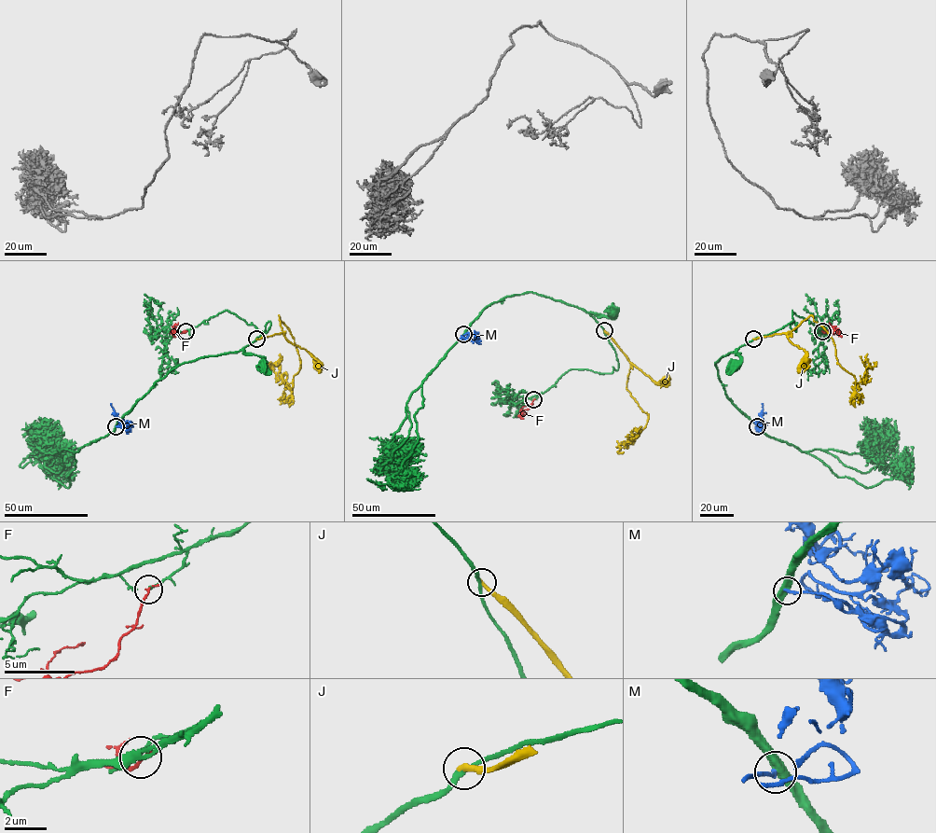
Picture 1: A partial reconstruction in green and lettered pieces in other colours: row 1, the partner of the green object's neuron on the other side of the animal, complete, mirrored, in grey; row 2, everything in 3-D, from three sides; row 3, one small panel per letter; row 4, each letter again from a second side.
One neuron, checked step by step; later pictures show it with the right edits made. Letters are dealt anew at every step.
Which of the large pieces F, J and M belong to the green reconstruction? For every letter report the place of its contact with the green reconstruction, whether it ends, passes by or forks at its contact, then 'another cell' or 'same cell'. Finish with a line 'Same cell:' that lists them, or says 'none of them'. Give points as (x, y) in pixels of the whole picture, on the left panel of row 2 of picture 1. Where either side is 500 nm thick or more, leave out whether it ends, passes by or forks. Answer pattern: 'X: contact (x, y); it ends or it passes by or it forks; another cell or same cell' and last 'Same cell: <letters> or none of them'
F: contact (185, 331); it ends; same cell
J: contact (256, 339); it ends; another cell
M: contact (116, 426); it ends; another cell
Same cell: F

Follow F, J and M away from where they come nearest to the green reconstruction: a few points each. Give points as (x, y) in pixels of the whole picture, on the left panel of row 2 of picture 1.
F: (185, 331), (176, 334), (173, 329), (172, 334), (175, 336)
J: (256, 339), (282, 333), (279, 315), (300, 364), (290, 382), (278, 375), (277, 362), (282, 356)
M: (116, 426), (121, 427), (111, 403)

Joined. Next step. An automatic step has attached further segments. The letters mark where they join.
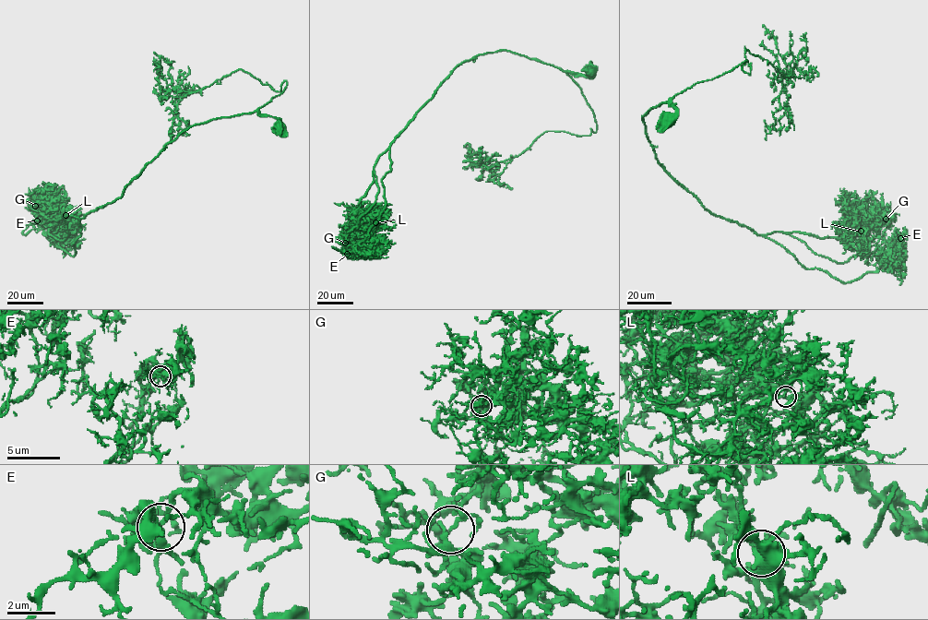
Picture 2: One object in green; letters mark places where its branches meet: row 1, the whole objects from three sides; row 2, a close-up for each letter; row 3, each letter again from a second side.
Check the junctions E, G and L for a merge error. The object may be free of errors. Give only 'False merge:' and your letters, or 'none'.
False merge: none

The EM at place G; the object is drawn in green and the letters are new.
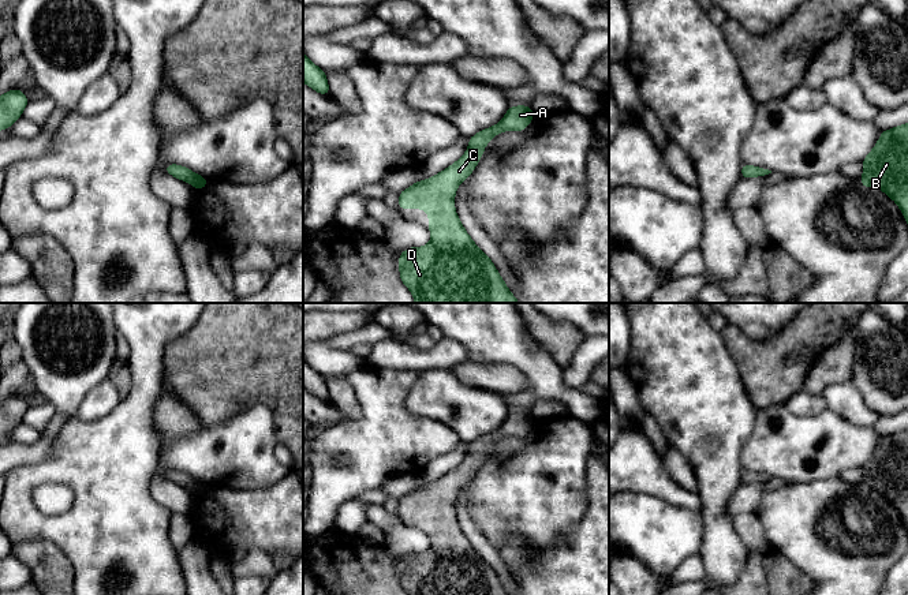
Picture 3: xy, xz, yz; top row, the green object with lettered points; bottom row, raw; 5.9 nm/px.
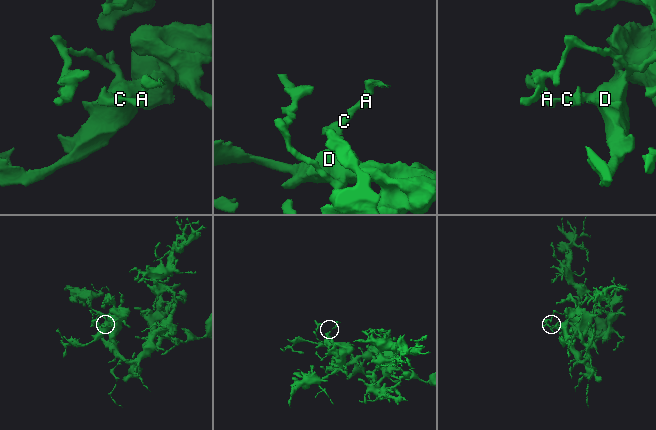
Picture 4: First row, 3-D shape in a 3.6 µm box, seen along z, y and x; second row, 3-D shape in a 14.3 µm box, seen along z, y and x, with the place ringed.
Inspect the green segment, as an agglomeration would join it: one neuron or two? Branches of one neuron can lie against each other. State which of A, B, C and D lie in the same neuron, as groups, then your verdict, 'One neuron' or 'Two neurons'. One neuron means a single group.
Groups: A B C D. One neuron

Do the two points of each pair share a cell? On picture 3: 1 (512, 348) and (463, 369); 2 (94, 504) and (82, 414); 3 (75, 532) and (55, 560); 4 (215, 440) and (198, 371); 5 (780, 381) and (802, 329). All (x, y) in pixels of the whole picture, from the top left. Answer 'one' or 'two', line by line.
1: two
2: two
3: two
4: two
5: one

